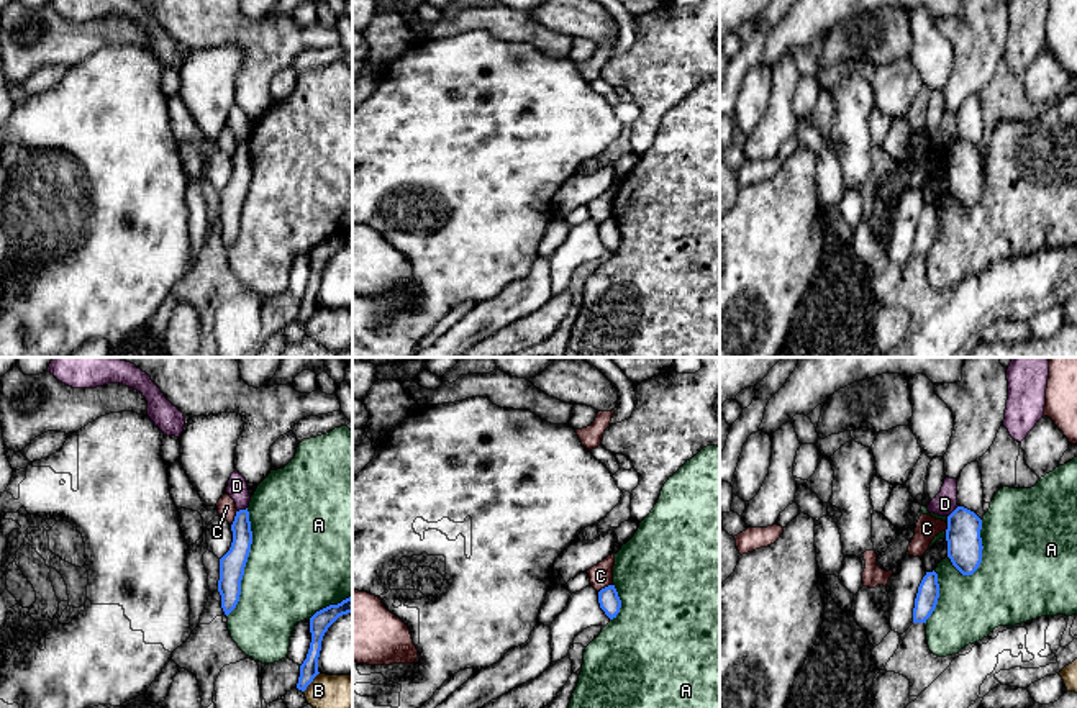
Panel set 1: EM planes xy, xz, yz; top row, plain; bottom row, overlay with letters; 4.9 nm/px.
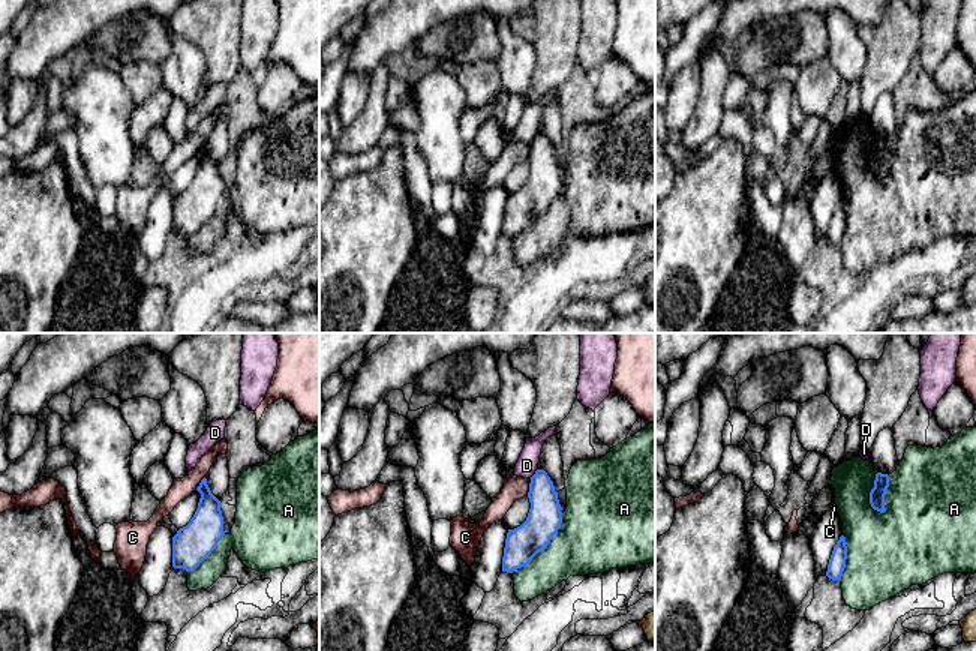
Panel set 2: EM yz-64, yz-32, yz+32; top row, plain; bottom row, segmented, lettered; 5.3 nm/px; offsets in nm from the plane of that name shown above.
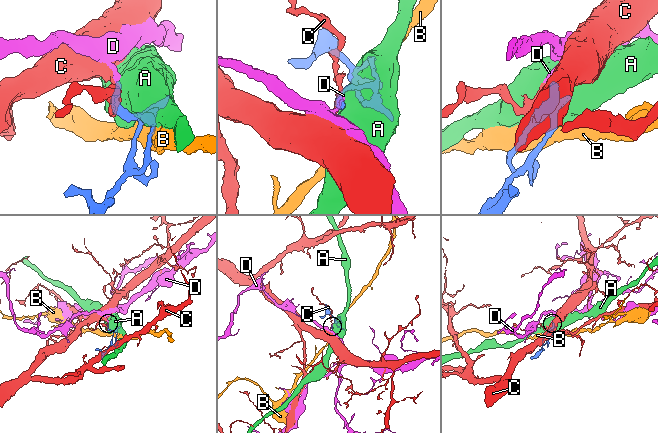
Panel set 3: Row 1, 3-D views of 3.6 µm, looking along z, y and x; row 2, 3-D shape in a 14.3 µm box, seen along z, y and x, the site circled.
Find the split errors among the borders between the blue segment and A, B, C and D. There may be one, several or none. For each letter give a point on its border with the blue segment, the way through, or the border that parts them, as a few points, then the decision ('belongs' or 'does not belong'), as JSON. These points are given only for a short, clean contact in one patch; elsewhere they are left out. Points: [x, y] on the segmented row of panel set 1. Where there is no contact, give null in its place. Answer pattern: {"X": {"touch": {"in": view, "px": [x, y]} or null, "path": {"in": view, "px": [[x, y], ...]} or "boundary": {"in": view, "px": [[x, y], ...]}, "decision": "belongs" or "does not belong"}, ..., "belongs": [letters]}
{"A": {"touch": {"in": "xy", "px": [246, 561]}, "decision": "does not belong"}, "B": {"touch": {"in": "xy", "px": [312, 680]}, "decision": "does not belong"}, "C": {"touch": {"in": "xy", "px": [235, 518]}, "boundary": {"in": "xy", "px": [[236, 510], [231, 525]]}, "decision": "does not belong"}, "D": {"touch": {"in": "yz", "px": [953, 512]}, "boundary": {"in": "yz", "px": [[958, 505], [948, 517]]}, "decision": "does not belong"}, "belongs": []}

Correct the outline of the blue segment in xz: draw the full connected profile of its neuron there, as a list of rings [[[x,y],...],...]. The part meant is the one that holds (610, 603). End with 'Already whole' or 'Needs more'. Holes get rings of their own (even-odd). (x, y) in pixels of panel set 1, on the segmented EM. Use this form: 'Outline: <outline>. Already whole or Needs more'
Outline: [[[608,585],[598,592],[598,603],[610,620],[616,618],[621,608],[621,600],[615,585]]]. Already whole

